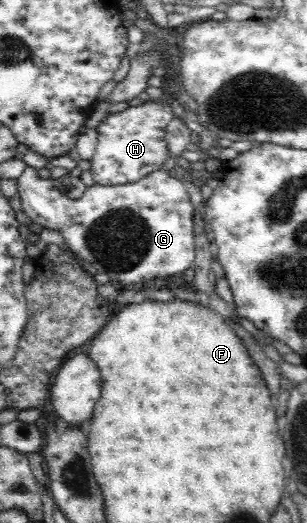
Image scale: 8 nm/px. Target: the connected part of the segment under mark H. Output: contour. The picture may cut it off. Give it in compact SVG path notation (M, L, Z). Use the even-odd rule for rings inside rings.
M149 100L141 106L126 108L119 114L108 115L98 124L98 142L91 162L94 183L100 186L134 184L151 172L162 169L169 157L166 147L166 128L175 117L168 103Z

